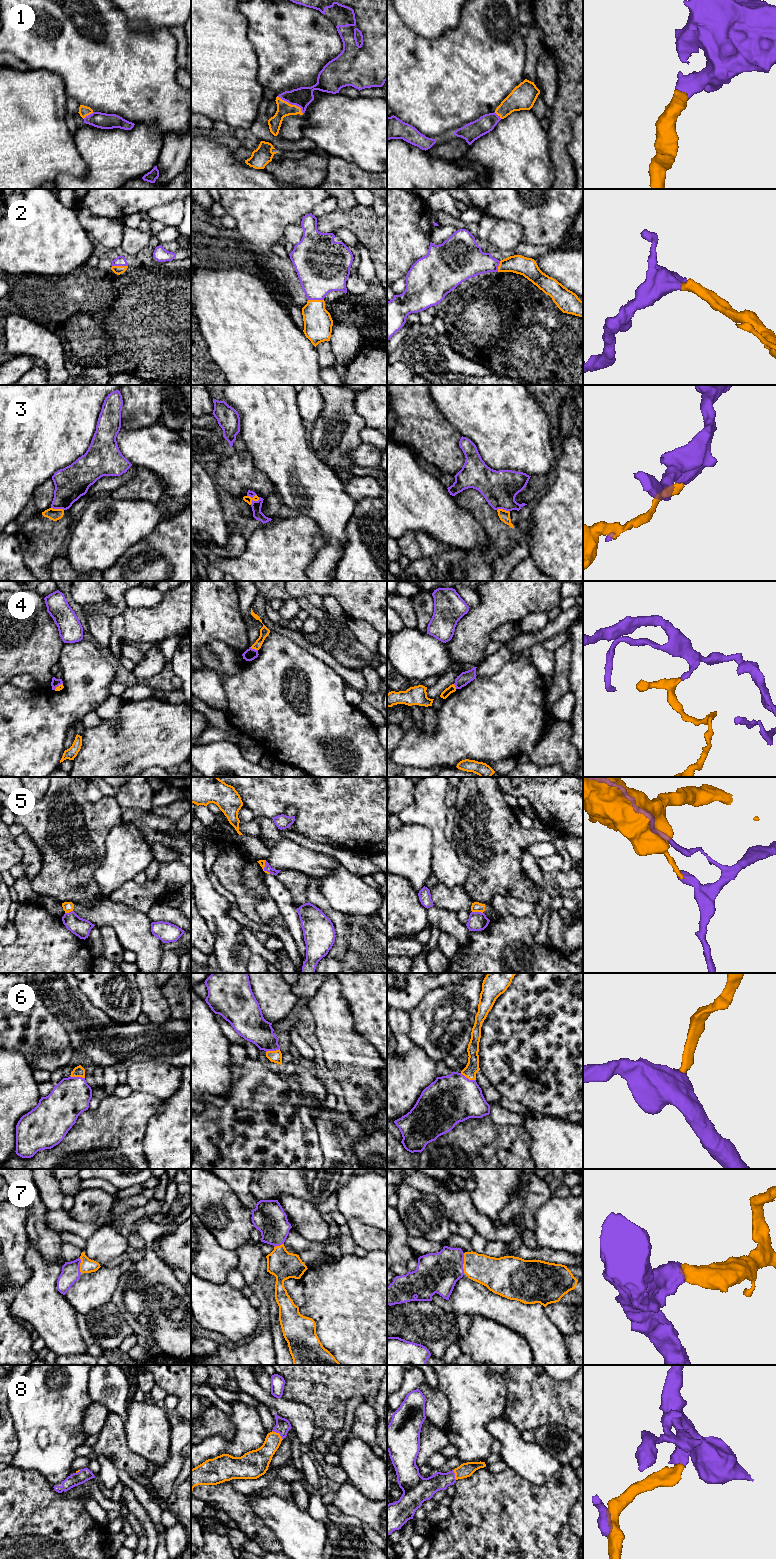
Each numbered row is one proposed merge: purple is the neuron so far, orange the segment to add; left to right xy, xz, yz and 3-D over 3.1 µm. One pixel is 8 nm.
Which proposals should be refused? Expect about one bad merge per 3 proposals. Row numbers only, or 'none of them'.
3, 4, 5

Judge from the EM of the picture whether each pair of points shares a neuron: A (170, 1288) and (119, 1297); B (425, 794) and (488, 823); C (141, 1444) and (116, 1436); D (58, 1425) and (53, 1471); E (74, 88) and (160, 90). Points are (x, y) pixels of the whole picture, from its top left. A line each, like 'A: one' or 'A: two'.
A: one
B: two
C: two
D: one
E: one

